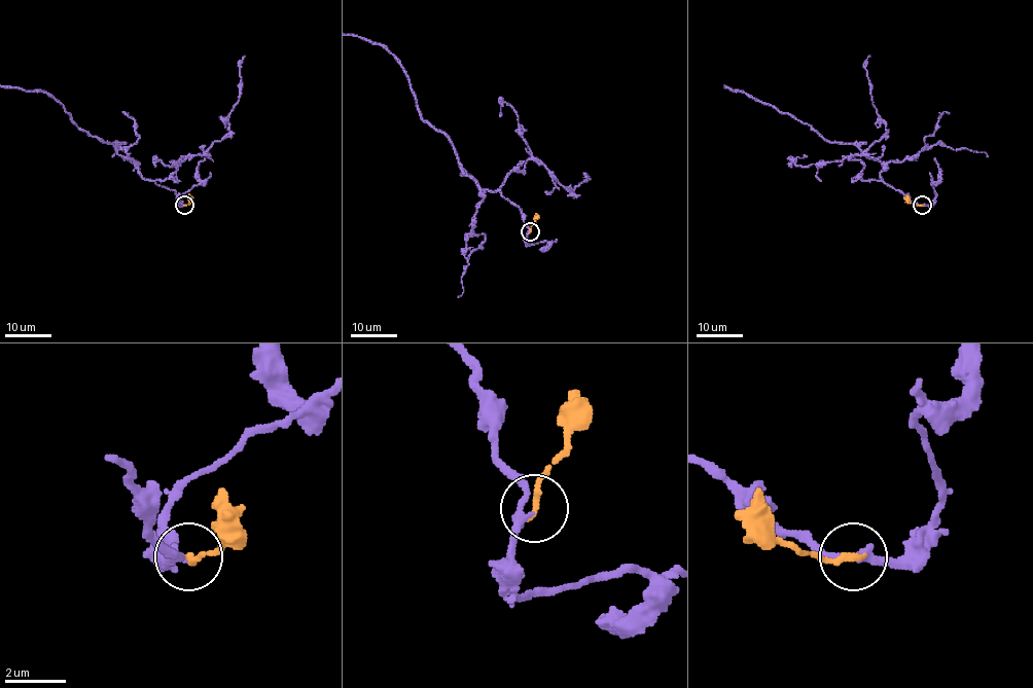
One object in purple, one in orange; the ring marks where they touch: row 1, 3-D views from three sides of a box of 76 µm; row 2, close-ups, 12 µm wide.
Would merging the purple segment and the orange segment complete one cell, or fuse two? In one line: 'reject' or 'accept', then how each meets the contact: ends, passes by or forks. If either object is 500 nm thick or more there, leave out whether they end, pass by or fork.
accept | purple passes by | orange ends

